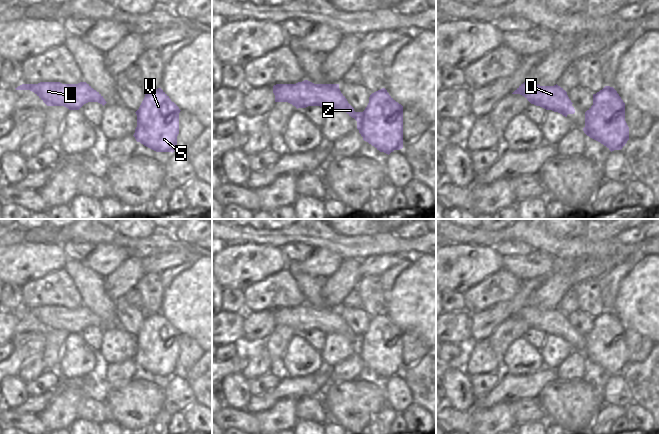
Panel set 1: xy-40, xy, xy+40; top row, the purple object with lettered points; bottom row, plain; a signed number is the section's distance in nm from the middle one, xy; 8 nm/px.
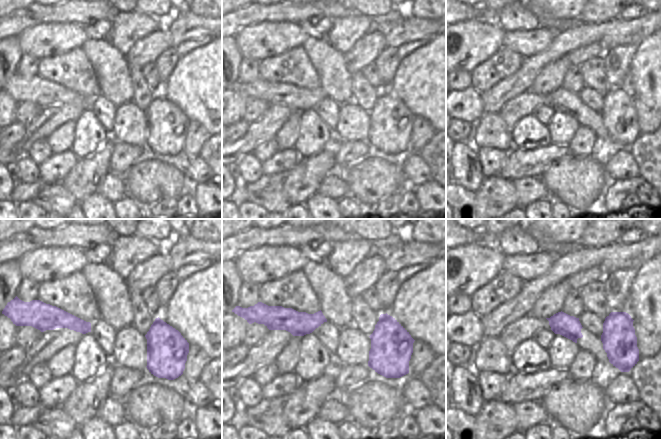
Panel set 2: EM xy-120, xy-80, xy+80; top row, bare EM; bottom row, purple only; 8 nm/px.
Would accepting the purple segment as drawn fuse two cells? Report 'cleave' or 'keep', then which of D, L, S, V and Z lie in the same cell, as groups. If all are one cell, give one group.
cleave; groups D L Z / S V

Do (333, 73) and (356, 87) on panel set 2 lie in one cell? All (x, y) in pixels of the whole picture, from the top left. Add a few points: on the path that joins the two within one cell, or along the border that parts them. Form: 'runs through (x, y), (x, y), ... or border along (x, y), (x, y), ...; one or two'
border along (353, 74), (351, 79), (352, 99); two

